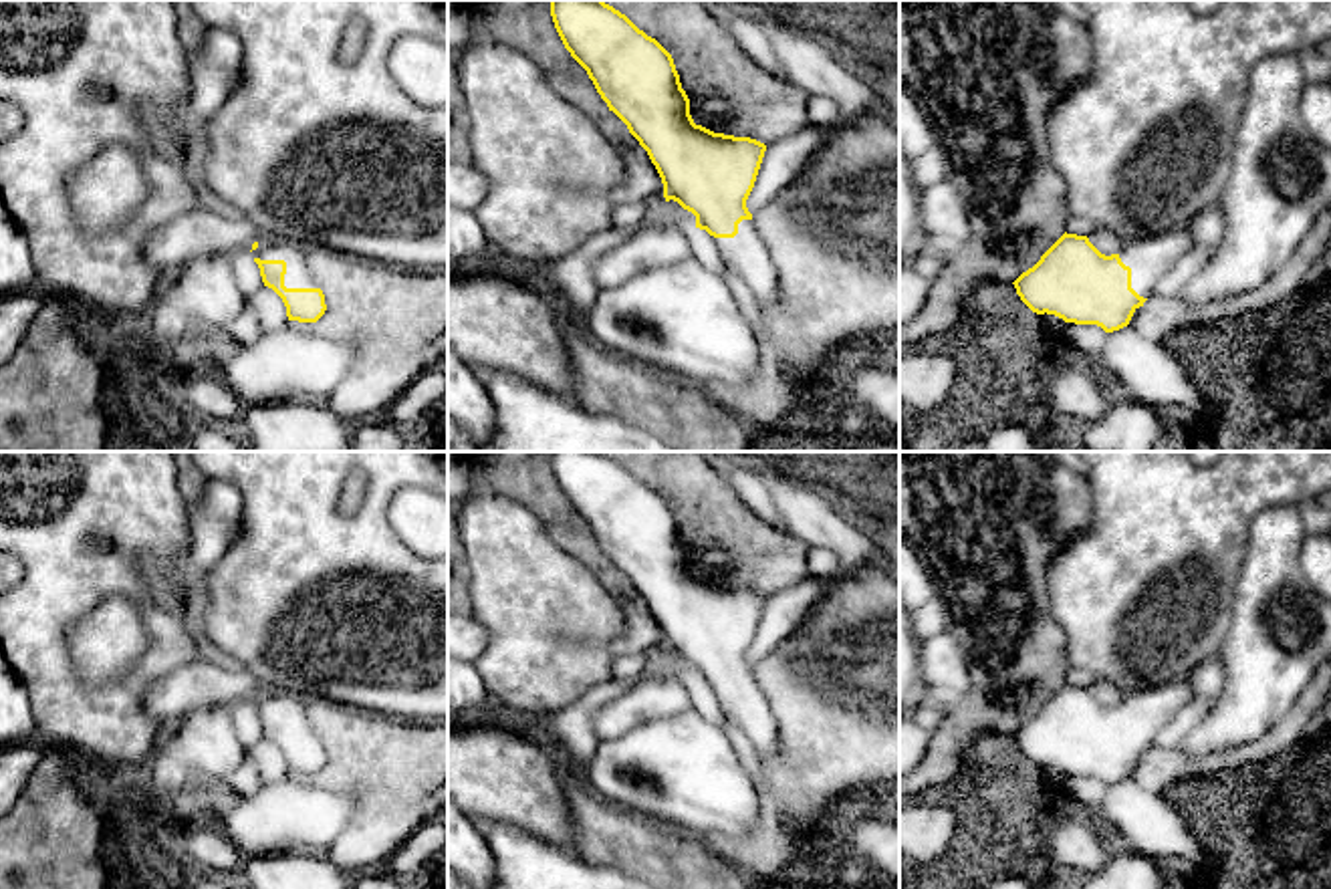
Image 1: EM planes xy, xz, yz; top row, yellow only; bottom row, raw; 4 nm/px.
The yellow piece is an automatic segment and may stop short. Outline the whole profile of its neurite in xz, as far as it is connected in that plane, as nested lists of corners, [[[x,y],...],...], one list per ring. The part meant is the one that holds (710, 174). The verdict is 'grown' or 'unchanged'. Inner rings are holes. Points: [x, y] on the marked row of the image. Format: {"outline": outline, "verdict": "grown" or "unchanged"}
{"outline": [[[551,0],[551,16],[565,48],[587,71],[609,111],[647,151],[661,177],[666,202],[674,200],[692,212],[696,228],[716,238],[724,266],[750,286],[758,308],[774,306],[778,270],[746,208],[766,145],[696,125],[672,54],[603,0]]], "verdict": "grown"}

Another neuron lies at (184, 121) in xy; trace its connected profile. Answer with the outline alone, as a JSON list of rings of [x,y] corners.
[[[188,93],[184,99],[177,99],[173,103],[173,113],[175,113],[175,129],[182,133],[182,155],[188,151],[190,141],[196,131],[196,111],[192,107],[192,95]]]

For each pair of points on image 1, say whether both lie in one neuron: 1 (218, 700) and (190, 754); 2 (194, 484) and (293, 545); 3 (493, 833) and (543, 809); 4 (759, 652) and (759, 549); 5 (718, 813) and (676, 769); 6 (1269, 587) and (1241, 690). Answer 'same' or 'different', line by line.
1: same
2: different
3: different
4: different
5: same
6: same

